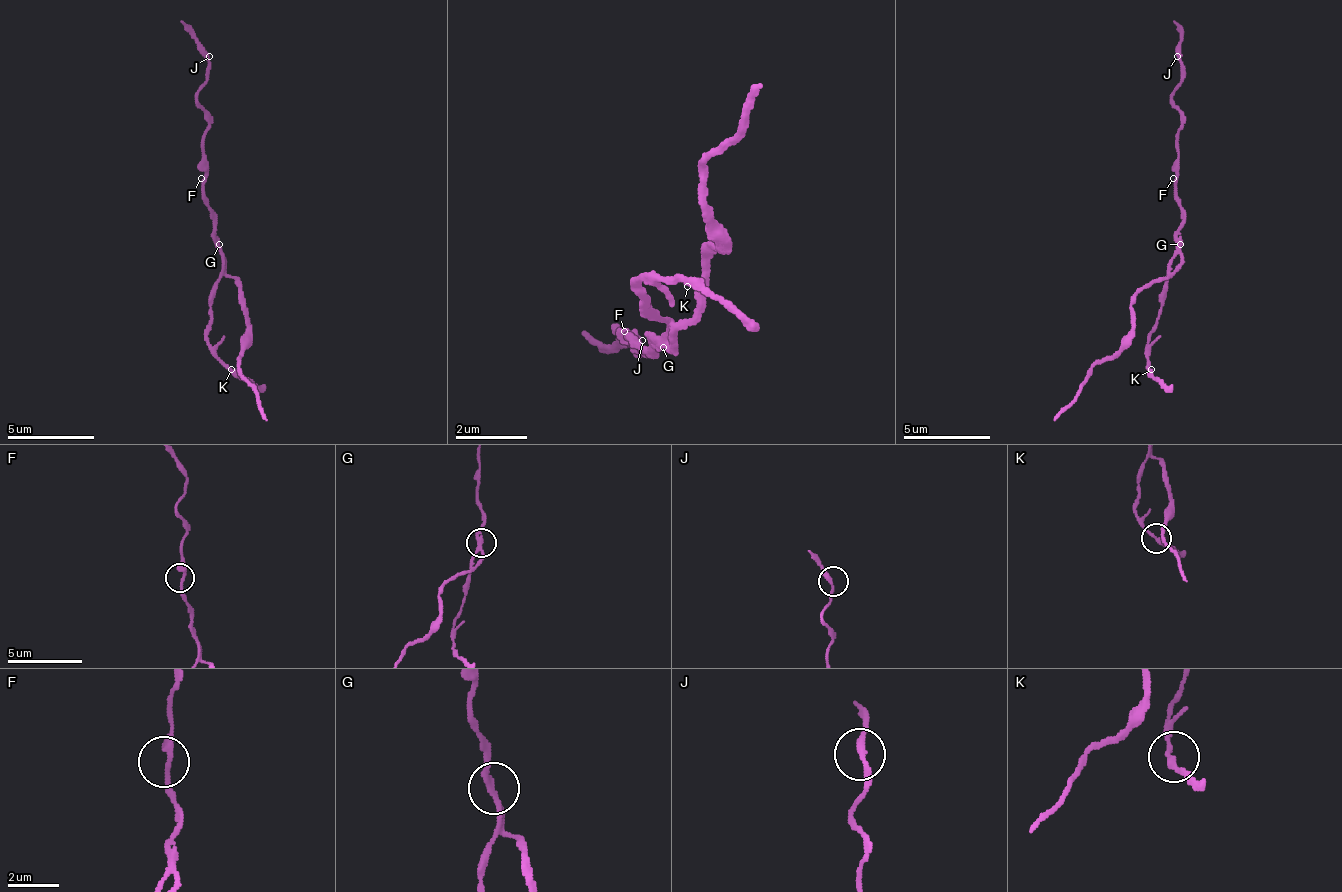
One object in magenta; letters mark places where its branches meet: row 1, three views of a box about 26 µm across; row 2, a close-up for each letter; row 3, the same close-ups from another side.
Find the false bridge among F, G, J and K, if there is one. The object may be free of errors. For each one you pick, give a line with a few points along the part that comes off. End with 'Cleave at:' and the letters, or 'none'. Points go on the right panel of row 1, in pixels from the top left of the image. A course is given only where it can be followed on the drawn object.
G: Course of the part to remove: (1181, 243), (1181, 261), (1134, 300), (1129, 339), (1090, 378), (1055, 422)
Cleave at: G

